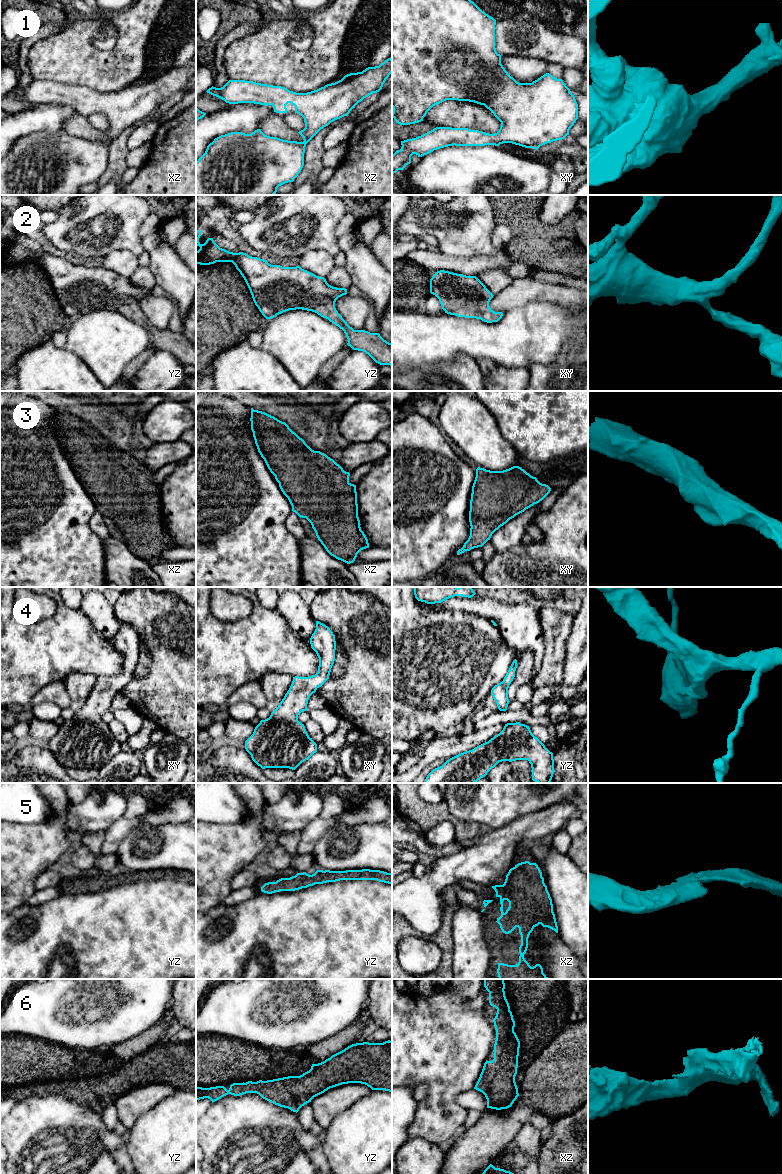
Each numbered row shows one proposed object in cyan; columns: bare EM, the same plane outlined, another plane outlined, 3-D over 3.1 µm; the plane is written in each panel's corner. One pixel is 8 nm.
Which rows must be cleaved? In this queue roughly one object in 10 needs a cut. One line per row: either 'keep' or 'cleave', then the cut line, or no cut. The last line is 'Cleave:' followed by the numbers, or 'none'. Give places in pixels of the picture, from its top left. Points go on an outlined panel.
1: keep | no cut
2: keep | no cut
3: keep | no cut
4: keep | no cut
5: keep | no cut
6: keep | no cut
Cleave: none

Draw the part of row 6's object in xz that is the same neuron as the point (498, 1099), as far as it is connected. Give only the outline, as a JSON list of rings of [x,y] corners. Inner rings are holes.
[[[484,979],[484,987],[489,992],[490,1005],[497,1009],[496,1016],[493,1019],[496,1030],[496,1040],[493,1050],[494,1059],[484,1063],[482,1072],[474,1089],[485,1095],[487,1099],[487,1108],[501,1110],[511,1107],[519,1096],[515,1076],[518,1068],[520,1041],[514,1032],[515,1021],[505,996],[504,979]]]

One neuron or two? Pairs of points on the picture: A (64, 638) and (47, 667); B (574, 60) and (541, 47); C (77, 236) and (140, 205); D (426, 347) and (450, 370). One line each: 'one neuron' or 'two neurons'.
A: one neuron
B: one neuron
C: one neuron
D: two neurons

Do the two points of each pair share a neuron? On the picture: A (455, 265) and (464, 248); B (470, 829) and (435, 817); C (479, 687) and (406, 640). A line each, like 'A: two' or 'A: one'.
A: two
B: one
C: one

